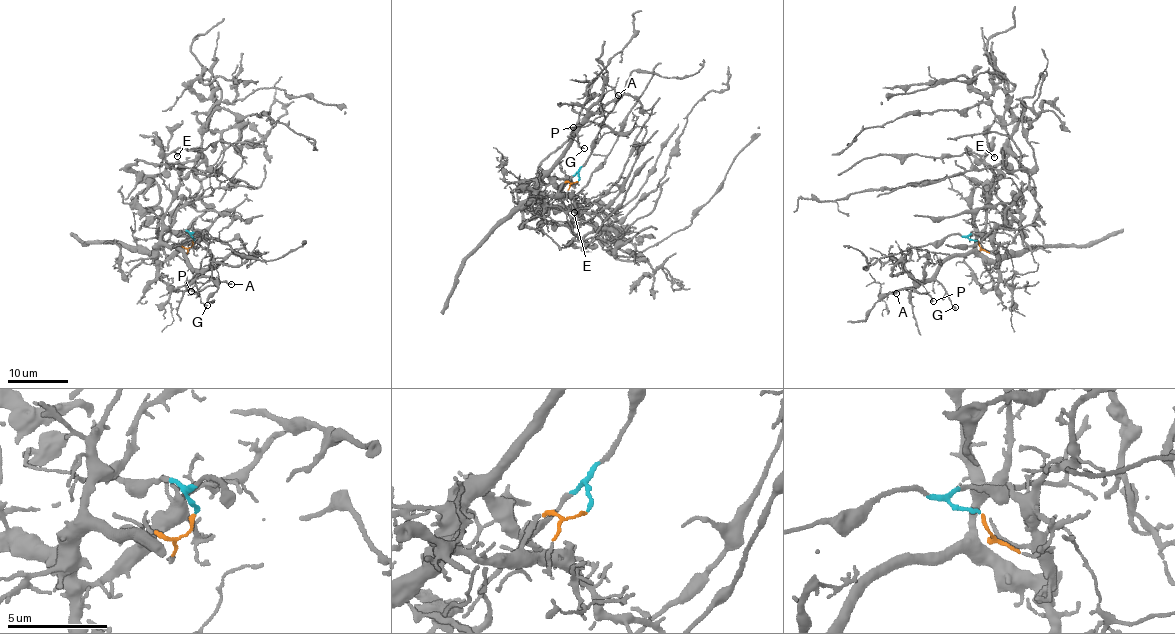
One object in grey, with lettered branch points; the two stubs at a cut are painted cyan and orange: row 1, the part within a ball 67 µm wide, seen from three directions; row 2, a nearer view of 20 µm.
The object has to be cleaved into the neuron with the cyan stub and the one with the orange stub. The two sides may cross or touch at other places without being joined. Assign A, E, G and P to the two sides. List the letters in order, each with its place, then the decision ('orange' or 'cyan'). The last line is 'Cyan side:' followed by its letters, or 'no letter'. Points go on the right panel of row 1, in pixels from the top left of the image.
A: place (896, 293); orange
E: place (994, 157); cyan
G: place (955, 307); orange
P: place (933, 301); orange
Cyan side: E

